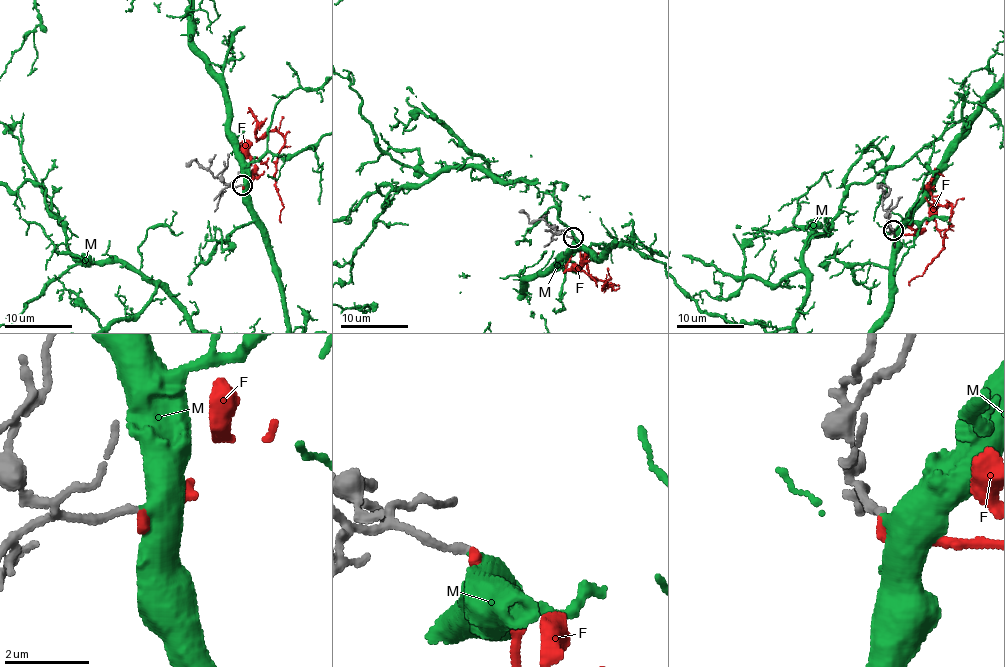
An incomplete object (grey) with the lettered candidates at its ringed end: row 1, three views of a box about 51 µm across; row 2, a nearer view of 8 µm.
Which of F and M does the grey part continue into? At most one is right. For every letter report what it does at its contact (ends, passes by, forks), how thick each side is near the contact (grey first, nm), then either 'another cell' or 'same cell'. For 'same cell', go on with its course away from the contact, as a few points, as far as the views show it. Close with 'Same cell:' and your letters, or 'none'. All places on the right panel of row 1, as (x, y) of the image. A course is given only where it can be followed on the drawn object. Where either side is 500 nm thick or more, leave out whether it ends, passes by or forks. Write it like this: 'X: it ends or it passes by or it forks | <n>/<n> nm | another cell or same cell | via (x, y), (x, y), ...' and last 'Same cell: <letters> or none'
F: it ends | 190/240 nm | another cell
M: it ends | 190/480 nm | same cell
Same cell: M

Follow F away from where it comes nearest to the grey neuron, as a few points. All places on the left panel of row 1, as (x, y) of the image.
F: (242, 185), (250, 182), (251, 159), (275, 161), (284, 139), (265, 131), (258, 139), (256, 119), (247, 112)

